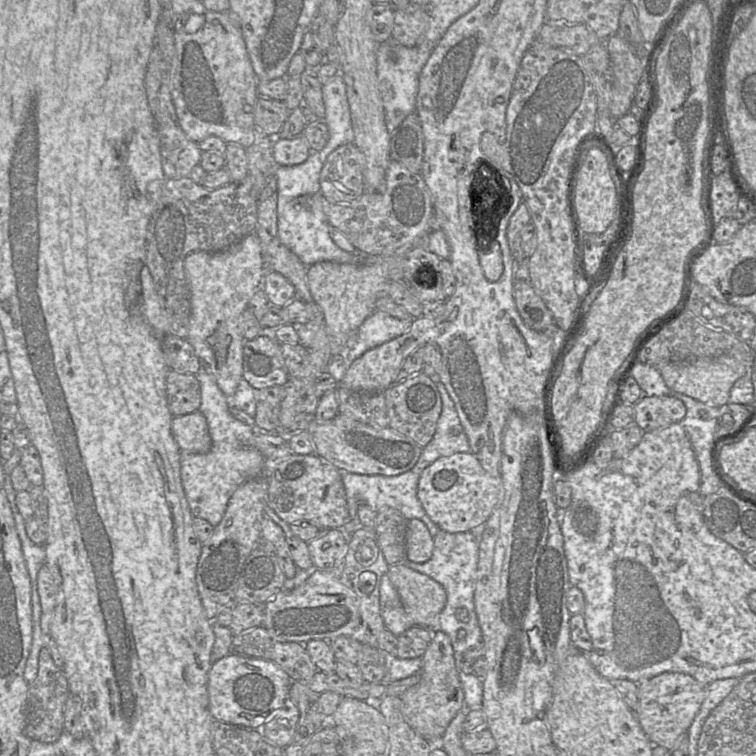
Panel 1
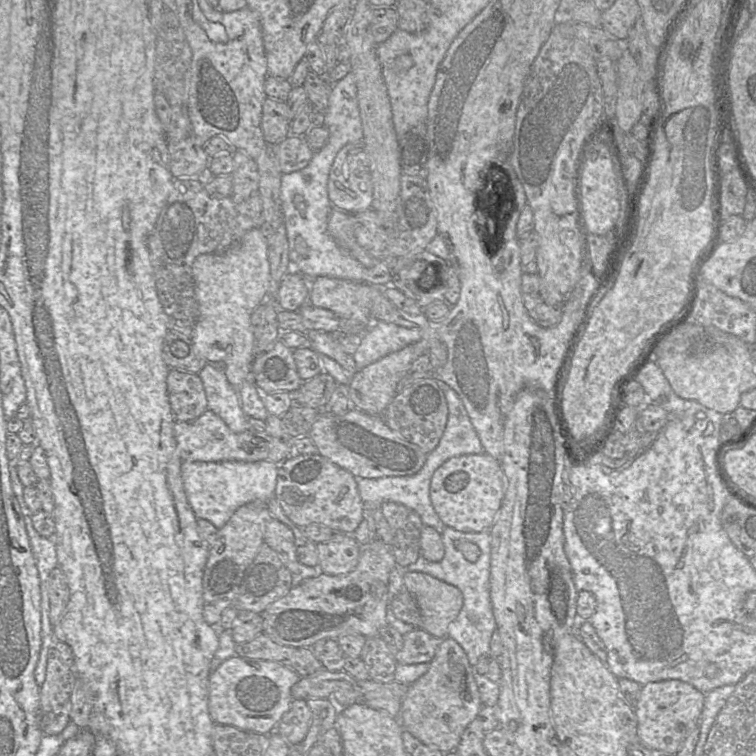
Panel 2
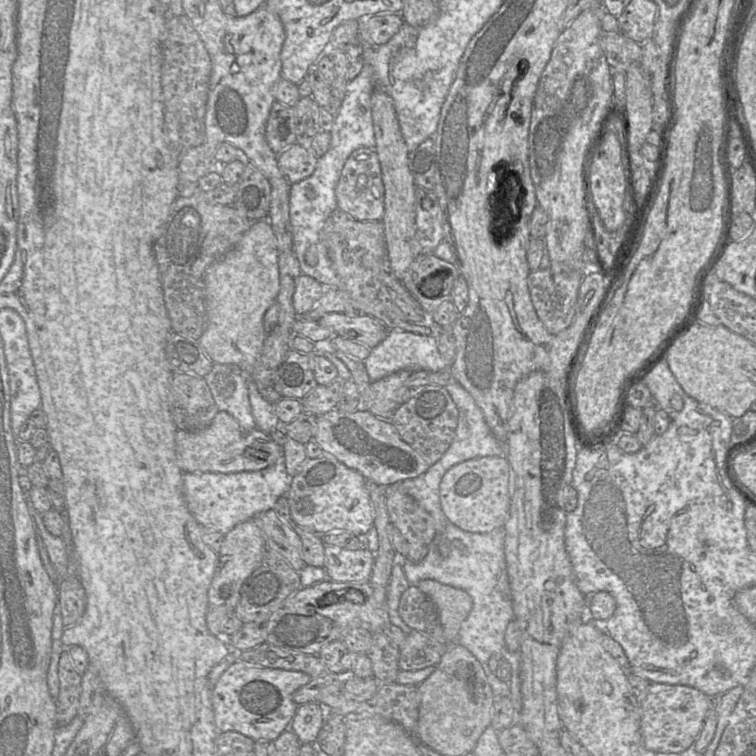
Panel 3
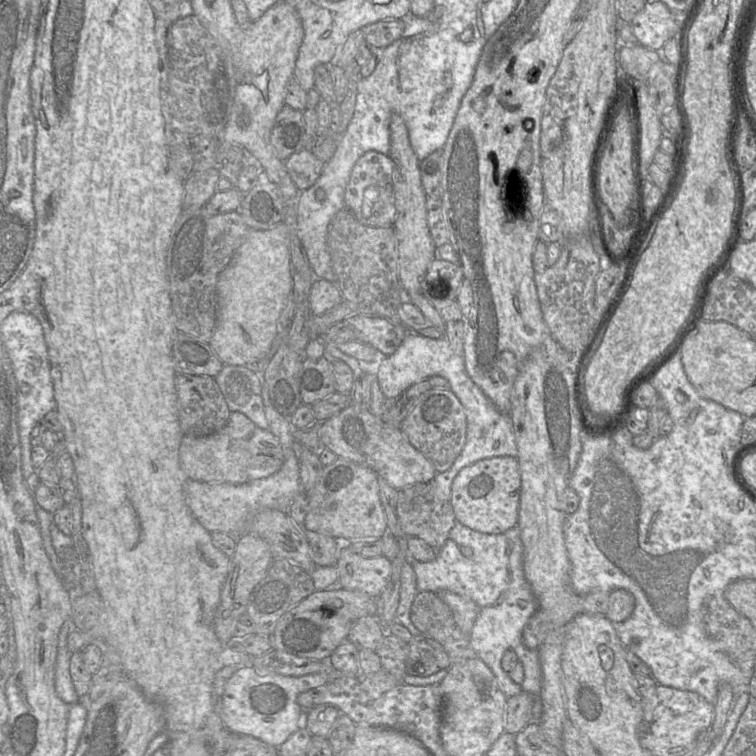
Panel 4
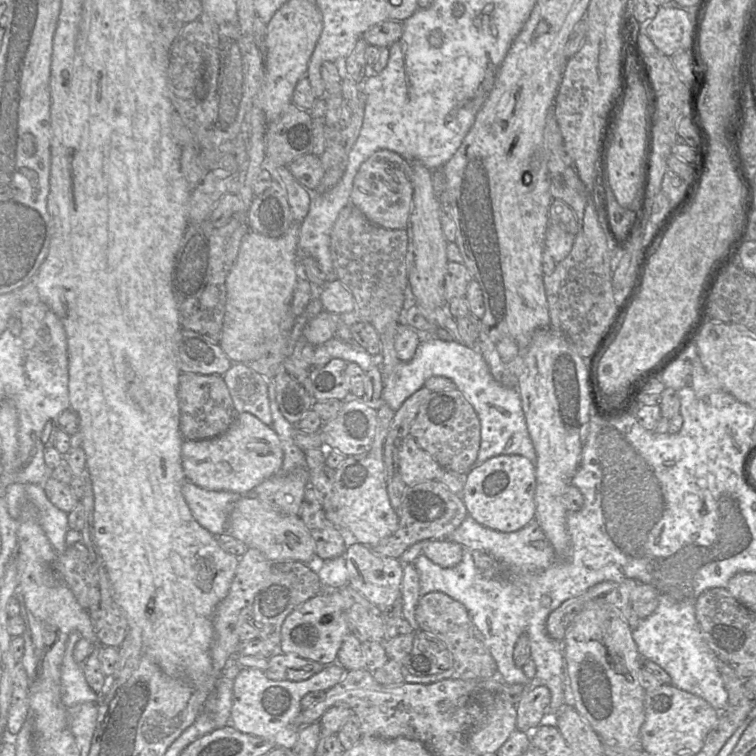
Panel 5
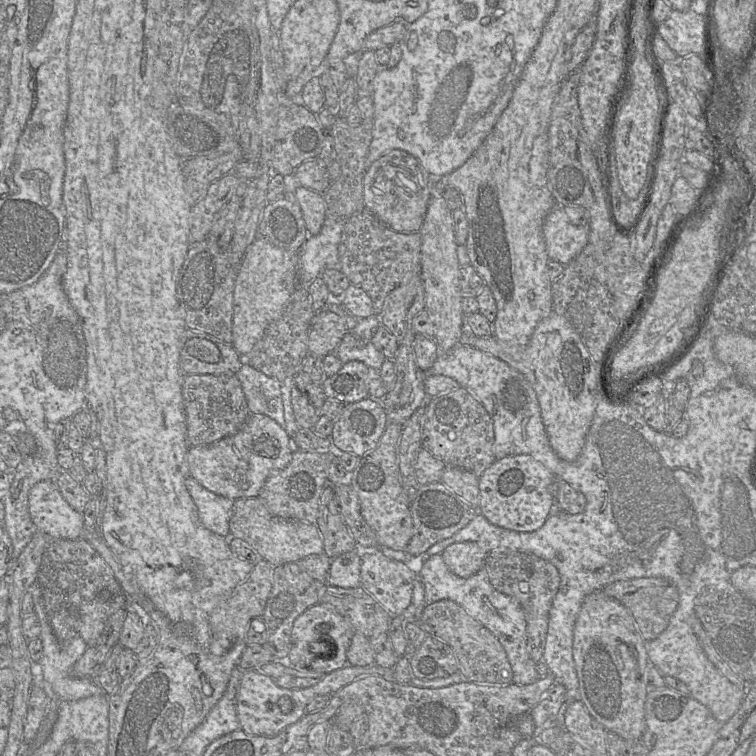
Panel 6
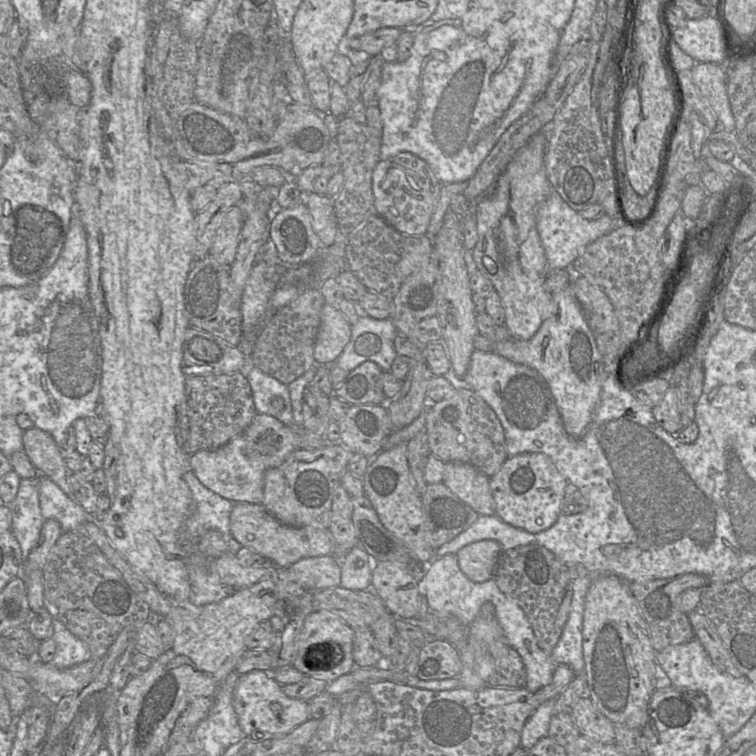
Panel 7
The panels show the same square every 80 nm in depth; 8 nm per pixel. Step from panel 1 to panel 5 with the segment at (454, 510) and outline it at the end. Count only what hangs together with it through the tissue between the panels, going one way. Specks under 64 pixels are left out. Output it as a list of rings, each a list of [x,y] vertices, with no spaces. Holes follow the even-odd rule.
[[[519,455],[492,457],[465,474],[461,499],[468,516],[484,527],[509,533],[515,532],[535,519],[535,463]]]

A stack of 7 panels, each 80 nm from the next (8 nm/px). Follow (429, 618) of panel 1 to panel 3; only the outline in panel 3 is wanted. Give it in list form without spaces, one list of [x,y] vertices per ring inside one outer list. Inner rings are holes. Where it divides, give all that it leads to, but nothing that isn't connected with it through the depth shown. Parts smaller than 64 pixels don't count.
[[[429,579],[419,581],[416,587],[434,603],[447,642],[458,643],[461,624],[473,606],[471,597],[461,589]]]

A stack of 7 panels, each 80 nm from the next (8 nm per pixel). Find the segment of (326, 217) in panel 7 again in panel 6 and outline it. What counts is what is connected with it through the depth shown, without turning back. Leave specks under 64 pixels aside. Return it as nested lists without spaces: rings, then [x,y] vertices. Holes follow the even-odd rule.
[[[301,185],[296,187],[293,194],[302,210],[309,235],[319,234],[327,217],[327,207],[323,196]]]

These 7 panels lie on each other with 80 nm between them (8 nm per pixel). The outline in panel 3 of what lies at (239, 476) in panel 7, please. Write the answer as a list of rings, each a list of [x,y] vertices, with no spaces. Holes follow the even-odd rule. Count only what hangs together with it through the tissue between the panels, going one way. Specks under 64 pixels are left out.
[[[219,411],[212,422],[198,431],[175,433],[177,464],[183,473],[238,473],[265,469],[282,456],[281,446],[270,434],[259,429],[246,431],[227,412]]]

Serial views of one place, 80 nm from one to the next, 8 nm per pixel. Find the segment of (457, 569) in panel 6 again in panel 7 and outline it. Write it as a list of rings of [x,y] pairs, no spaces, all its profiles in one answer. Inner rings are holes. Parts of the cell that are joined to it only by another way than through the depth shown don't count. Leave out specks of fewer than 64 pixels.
[[[482,540],[468,544],[455,555],[463,574],[474,583],[492,579],[502,548],[494,540]]]

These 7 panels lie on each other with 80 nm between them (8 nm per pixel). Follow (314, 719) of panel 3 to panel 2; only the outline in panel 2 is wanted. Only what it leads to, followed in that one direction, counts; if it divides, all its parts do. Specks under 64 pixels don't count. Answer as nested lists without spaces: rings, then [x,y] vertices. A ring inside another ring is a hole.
[[[294,698],[273,733],[279,734],[291,745],[297,745],[306,737],[311,718],[312,714],[306,700]]]

